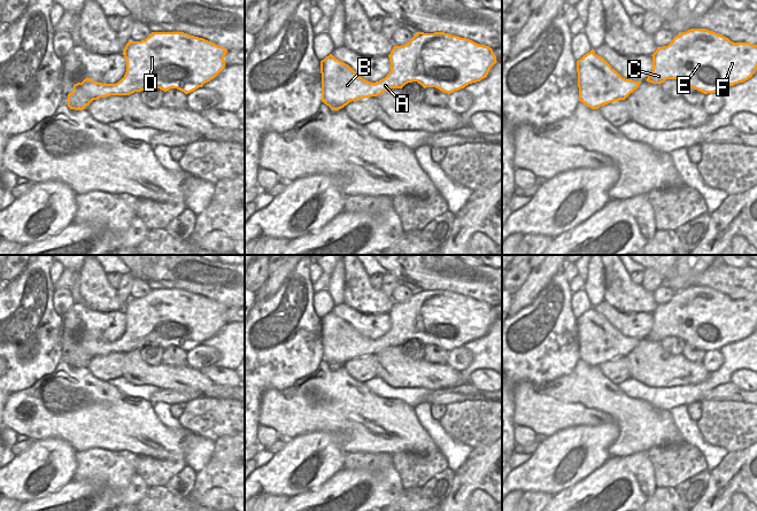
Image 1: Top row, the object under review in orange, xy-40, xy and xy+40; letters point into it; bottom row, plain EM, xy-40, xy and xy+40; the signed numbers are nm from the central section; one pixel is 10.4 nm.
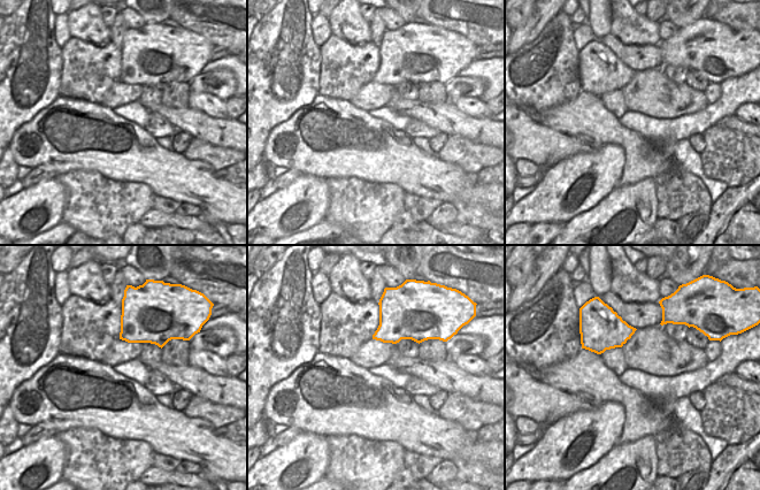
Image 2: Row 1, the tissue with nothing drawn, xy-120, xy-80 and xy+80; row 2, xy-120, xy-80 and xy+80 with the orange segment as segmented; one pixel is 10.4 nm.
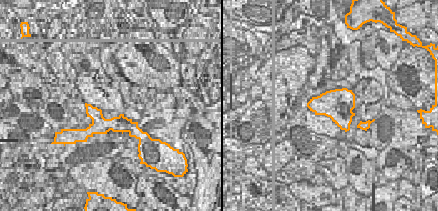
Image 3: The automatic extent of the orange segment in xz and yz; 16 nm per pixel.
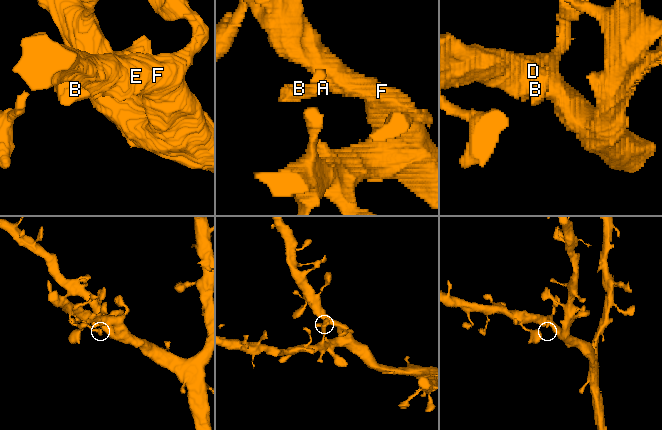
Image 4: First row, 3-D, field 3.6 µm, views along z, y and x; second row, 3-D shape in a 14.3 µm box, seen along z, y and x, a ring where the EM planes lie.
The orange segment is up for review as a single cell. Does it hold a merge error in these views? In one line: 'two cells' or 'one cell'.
one cell

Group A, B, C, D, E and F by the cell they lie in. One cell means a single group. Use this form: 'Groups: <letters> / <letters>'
Groups: A B C D E F

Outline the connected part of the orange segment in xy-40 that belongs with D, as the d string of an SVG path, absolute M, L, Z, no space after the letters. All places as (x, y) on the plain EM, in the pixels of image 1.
M152 289L145 297L130 299L126 301L123 310L126 317L126 330L118 340L102 341L86 335L82 340L74 342L74 348L68 351L68 364L75 367L83 367L93 357L110 353L130 353L149 344L160 346L164 349L170 346L177 346L188 351L214 336L225 325L224 315L226 310L227 307L222 303L184 289Z

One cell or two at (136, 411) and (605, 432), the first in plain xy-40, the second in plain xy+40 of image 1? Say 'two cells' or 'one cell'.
two cells

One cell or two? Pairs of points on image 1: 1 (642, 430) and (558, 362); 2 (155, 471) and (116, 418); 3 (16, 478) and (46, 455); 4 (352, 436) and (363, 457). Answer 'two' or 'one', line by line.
1: two
2: two
3: one
4: two

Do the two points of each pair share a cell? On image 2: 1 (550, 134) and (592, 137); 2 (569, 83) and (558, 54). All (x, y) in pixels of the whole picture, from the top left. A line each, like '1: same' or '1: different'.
1: same
2: same

